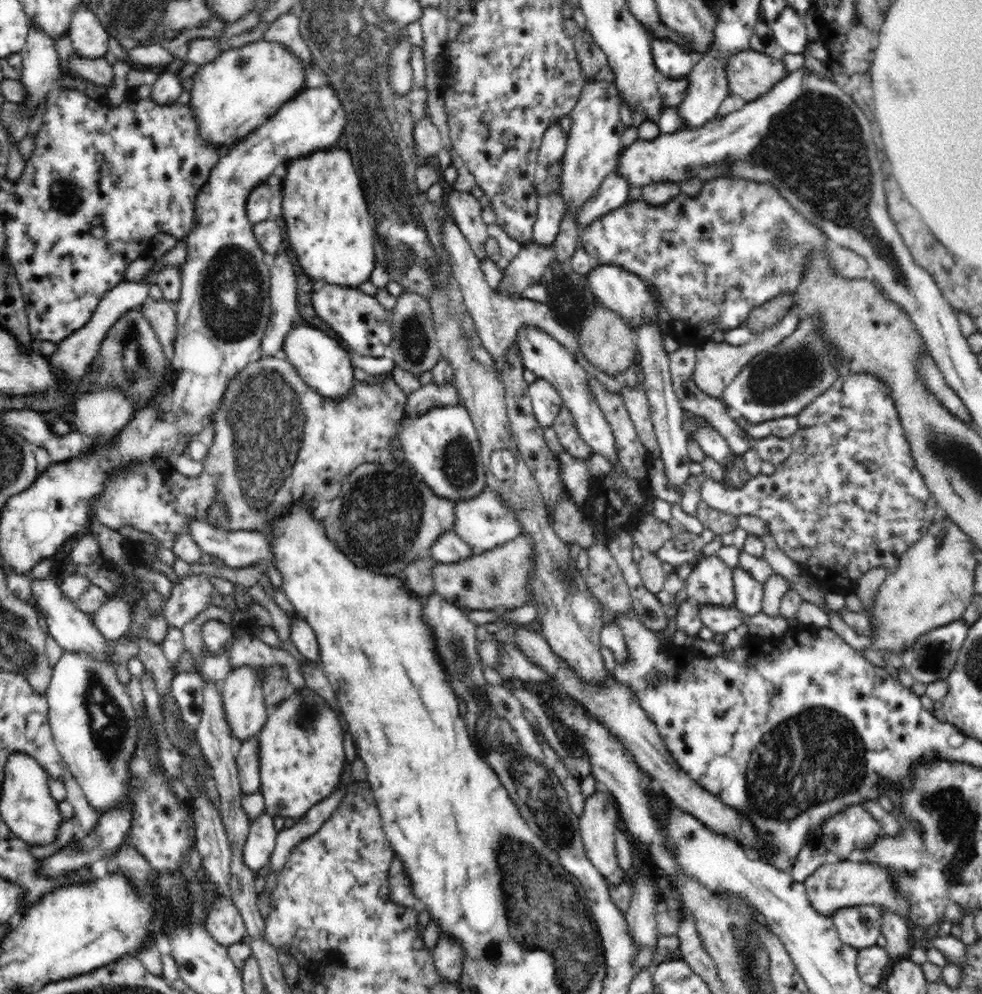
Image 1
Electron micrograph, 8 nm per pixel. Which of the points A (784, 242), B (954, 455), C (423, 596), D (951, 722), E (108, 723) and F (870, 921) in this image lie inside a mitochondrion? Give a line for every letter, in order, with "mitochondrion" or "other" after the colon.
A: mitochondrion
B: mitochondrion
C: other
D: other
E: mitochondrion
F: mitochondrion

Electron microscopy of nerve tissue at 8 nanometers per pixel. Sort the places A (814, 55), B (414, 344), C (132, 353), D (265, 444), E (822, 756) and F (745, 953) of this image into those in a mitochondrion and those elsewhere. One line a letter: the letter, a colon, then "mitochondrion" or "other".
A: other
B: mitochondrion
C: mitochondrion
D: mitochondrion
E: mitochondrion
F: mitochondrion

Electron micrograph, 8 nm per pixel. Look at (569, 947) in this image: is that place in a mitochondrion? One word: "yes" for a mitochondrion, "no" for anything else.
yes

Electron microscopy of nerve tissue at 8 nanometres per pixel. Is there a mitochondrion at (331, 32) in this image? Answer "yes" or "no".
yes

